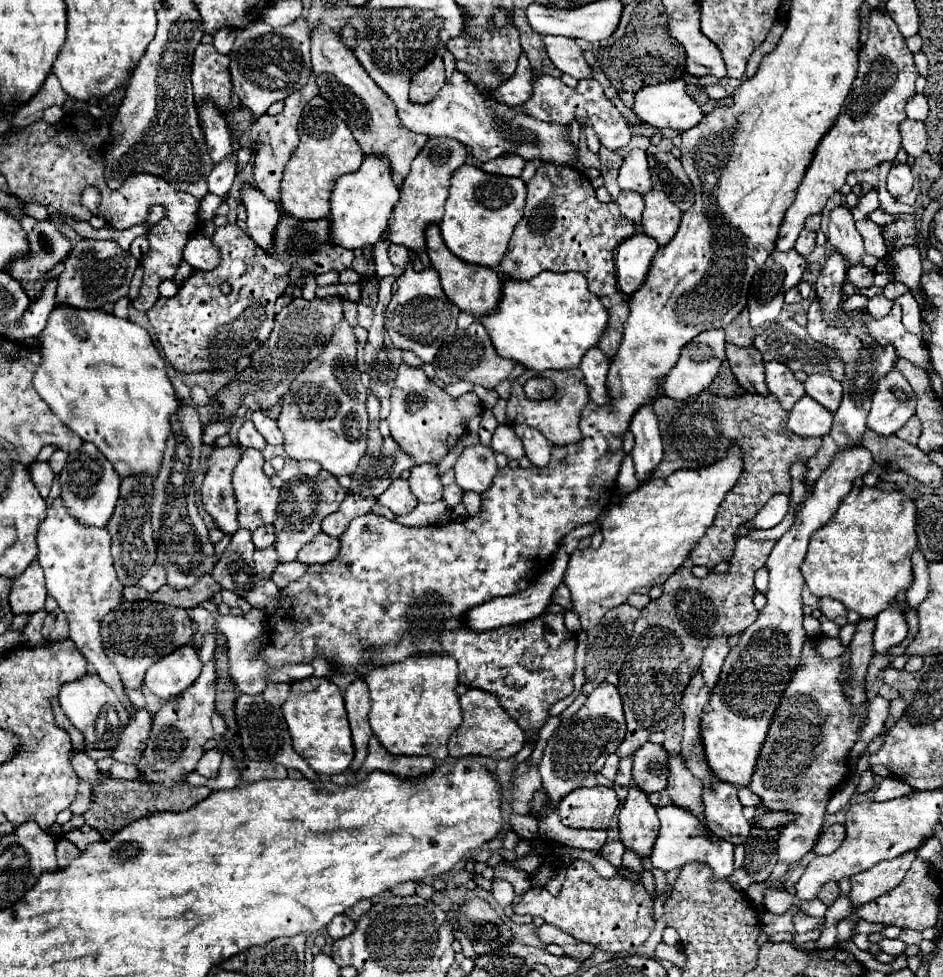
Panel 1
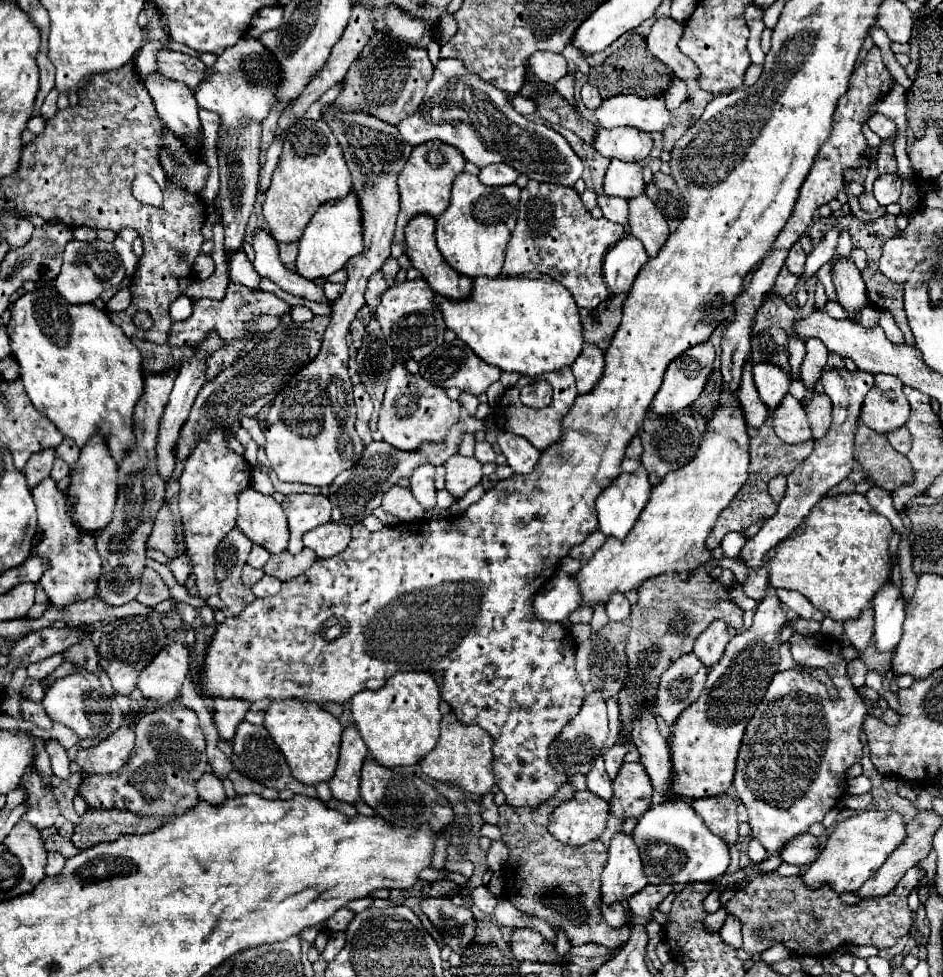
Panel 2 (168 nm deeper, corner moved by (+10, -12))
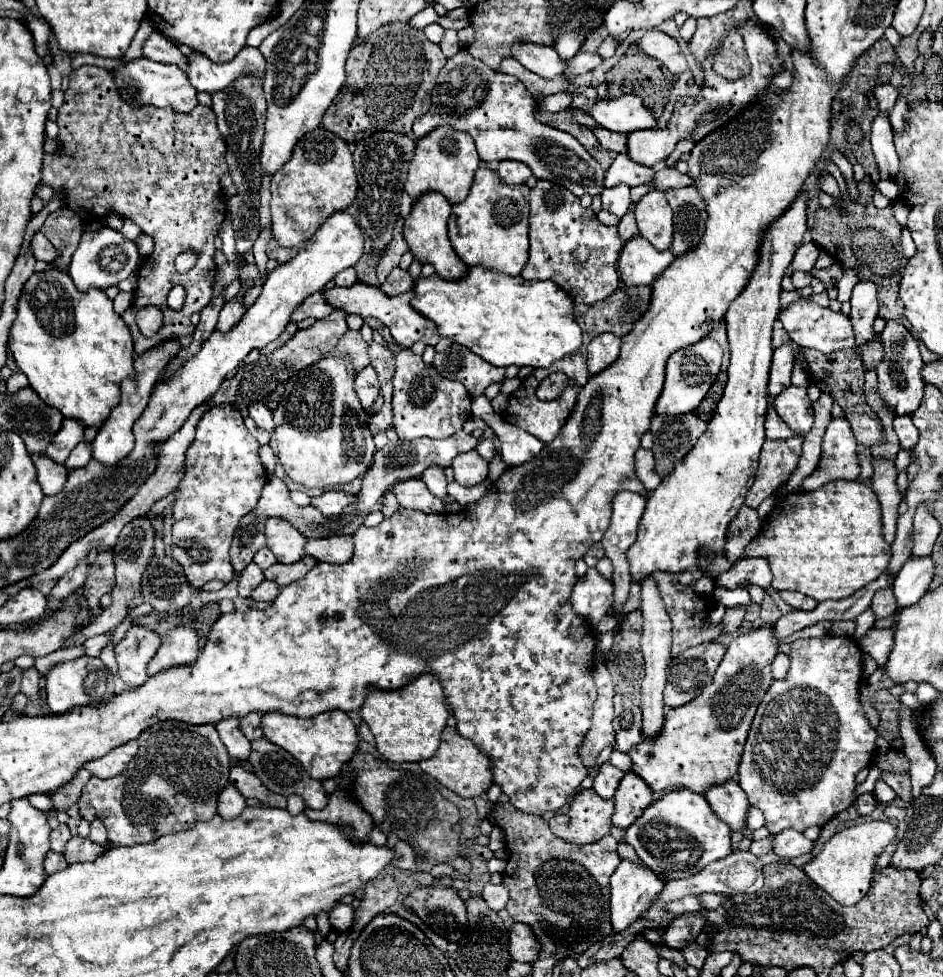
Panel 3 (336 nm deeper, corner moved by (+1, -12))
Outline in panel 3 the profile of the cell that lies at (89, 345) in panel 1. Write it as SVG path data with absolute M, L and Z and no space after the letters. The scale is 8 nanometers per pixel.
M48 268L46 272L32 274L24 284L22 296L18 300L18 318L10 328L8 348L18 364L18 368L28 376L30 388L46 400L48 406L58 408L64 418L82 422L86 428L102 428L106 414L112 406L120 402L120 382L124 378L134 378L134 340L124 320L112 310L112 300L104 292L86 292L82 296L66 272Z

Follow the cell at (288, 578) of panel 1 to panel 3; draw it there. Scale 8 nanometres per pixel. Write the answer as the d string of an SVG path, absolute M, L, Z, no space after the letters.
M264 580L250 596L254 598L254 600L262 600L262 602L272 602L276 596L278 596L278 592L280 592L280 586L276 584L276 582L272 582L272 580Z

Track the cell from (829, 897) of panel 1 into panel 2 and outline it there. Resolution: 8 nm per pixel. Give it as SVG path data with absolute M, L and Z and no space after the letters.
M911 868L881 900L861 900L855 906L843 904L831 888L809 890L801 876L779 876L777 872L761 872L747 886L739 888L737 894L727 902L725 912L733 914L741 922L743 932L743 950L749 956L761 954L777 942L783 942L787 950L797 956L815 956L833 954L845 944L855 946L875 946L889 948L899 938L907 936L911 930L911 910L907 906L907 896L911 890L925 878L925 870Z

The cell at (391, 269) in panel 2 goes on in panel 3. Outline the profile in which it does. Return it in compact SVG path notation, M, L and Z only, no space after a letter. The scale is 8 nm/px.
M396 266L396 268L388 274L386 282L382 284L382 292L390 294L390 296L396 296L396 294L402 294L402 292L410 290L410 288L412 288L412 284L414 284L414 280L410 278L408 270L404 270L404 268Z

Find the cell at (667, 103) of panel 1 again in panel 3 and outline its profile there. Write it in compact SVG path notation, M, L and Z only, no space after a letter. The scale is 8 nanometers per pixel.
M624 94L614 100L596 100L590 114L602 128L612 132L634 132L658 126L654 112L634 94Z

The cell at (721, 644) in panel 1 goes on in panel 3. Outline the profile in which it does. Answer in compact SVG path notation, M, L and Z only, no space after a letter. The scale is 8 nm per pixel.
M736 606L736 608L728 608L724 618L722 618L722 634L734 634L738 632L738 628L742 626L742 620L744 620L744 612L746 612L746 606Z

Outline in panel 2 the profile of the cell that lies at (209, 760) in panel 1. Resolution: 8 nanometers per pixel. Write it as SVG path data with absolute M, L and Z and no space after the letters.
M205 774L197 782L197 792L199 792L199 798L205 800L205 802L209 802L209 804L221 804L227 798L223 782L215 774Z

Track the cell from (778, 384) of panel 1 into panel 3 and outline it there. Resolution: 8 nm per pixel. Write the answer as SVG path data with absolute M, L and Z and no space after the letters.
M784 344L782 348L774 350L772 366L770 366L770 380L768 380L768 394L772 398L776 398L782 390L790 386L794 356L796 356L794 344Z

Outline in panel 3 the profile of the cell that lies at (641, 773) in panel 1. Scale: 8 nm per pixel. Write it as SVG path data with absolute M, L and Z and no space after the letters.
M626 772L616 790L614 802L616 812L612 816L612 824L628 828L654 802L654 792L650 790L650 786L646 786L640 776L636 776L634 772Z

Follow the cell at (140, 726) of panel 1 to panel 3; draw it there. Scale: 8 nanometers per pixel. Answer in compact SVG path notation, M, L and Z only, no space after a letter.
M130 740L130 744L122 744L114 750L110 750L106 756L90 760L84 764L84 768L98 778L112 778L124 772L128 762L138 754L138 740Z

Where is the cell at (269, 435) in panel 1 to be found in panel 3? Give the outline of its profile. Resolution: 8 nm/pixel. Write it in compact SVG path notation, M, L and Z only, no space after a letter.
M252 404L252 406L248 408L248 416L250 416L260 428L264 428L266 432L272 432L272 430L274 430L272 412L270 412L264 404Z

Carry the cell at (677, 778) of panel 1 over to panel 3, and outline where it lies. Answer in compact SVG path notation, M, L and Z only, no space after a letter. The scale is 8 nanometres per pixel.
M646 578L644 582L640 582L642 586L642 618L644 618L644 626L642 626L642 654L644 654L644 662L646 662L646 674L642 680L642 714L644 714L644 724L642 724L642 736L648 740L654 740L660 732L662 732L662 724L664 724L664 688L666 688L666 670L668 664L672 660L670 656L670 646L672 646L672 620L662 604L662 598L658 596L658 588L654 584L654 578Z

